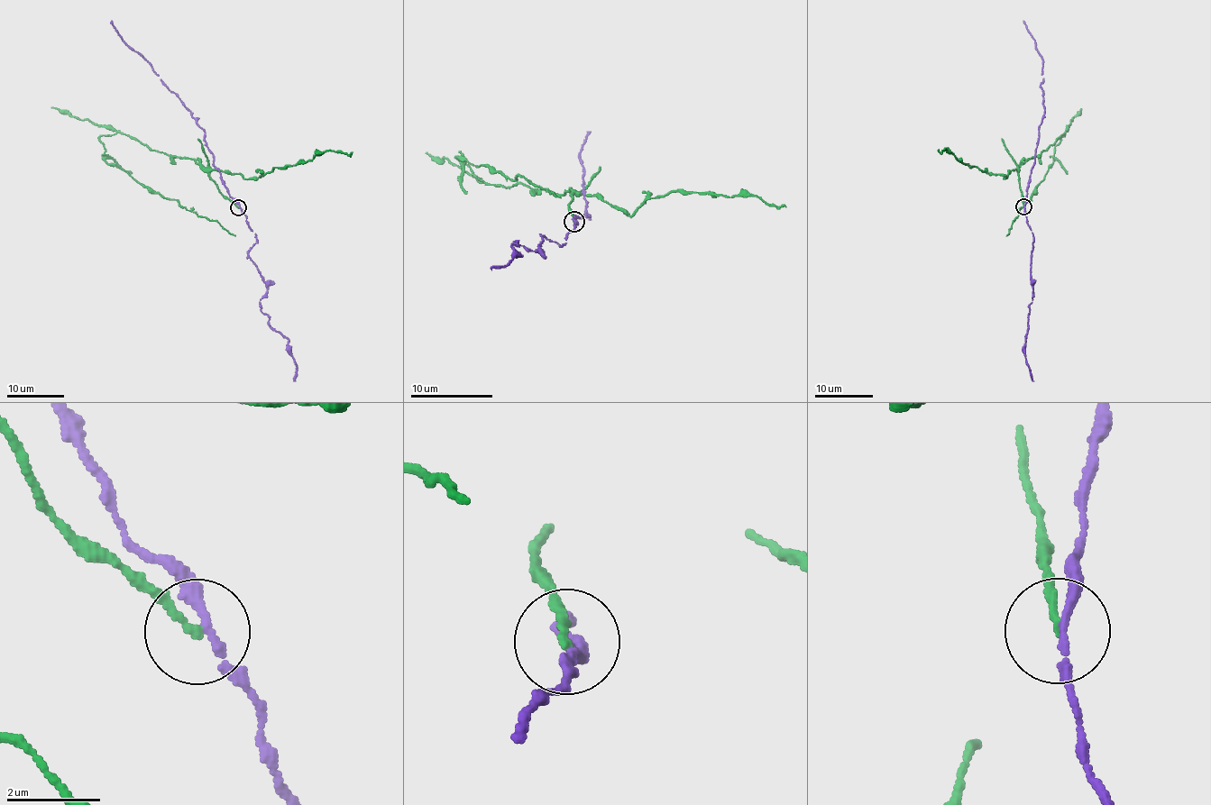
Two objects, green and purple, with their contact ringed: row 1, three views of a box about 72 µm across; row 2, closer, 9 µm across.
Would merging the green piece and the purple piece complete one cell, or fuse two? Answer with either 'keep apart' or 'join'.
keep apart

